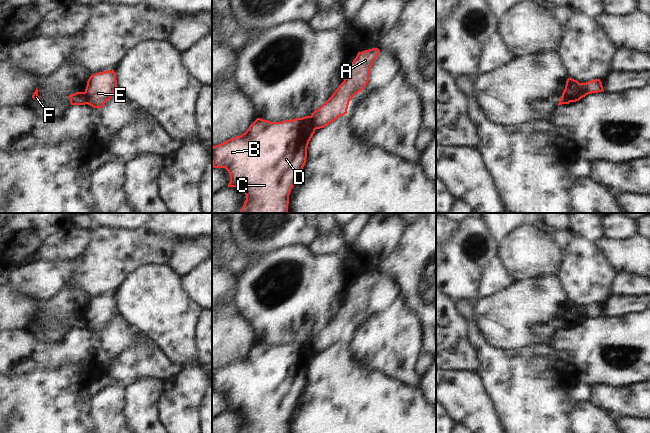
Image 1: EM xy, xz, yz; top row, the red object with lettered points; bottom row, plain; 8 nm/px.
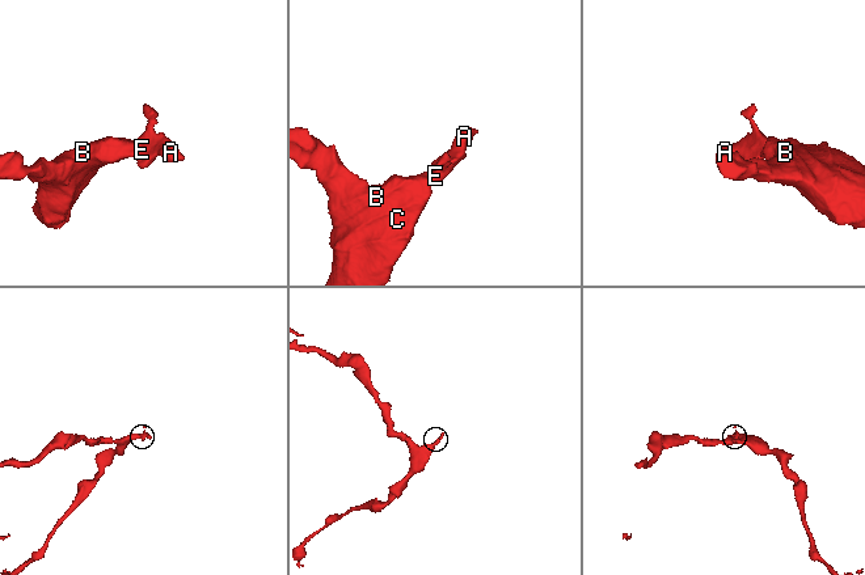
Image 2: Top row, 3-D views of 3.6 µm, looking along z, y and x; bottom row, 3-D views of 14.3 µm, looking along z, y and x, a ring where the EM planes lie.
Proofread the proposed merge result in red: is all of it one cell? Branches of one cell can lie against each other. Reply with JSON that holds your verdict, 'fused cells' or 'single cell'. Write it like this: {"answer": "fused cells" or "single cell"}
{"answer": "fused cells"}

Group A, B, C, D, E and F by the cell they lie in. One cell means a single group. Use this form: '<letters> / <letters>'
A E / B C D F

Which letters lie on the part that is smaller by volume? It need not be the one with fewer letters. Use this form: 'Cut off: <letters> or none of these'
Cut off: A, E

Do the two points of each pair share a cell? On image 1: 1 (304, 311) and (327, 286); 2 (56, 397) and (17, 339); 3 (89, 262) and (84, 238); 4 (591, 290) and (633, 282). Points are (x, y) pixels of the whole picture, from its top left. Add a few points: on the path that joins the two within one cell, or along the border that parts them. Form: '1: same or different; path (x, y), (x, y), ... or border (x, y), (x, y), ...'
1: same; path (308, 305), (321, 292)
2: different; border (61, 365), (57, 368), (45, 368), (15, 375)
3: different; border (92, 233), (88, 246), (77, 259)
4: different; border (616, 271), (610, 292)

